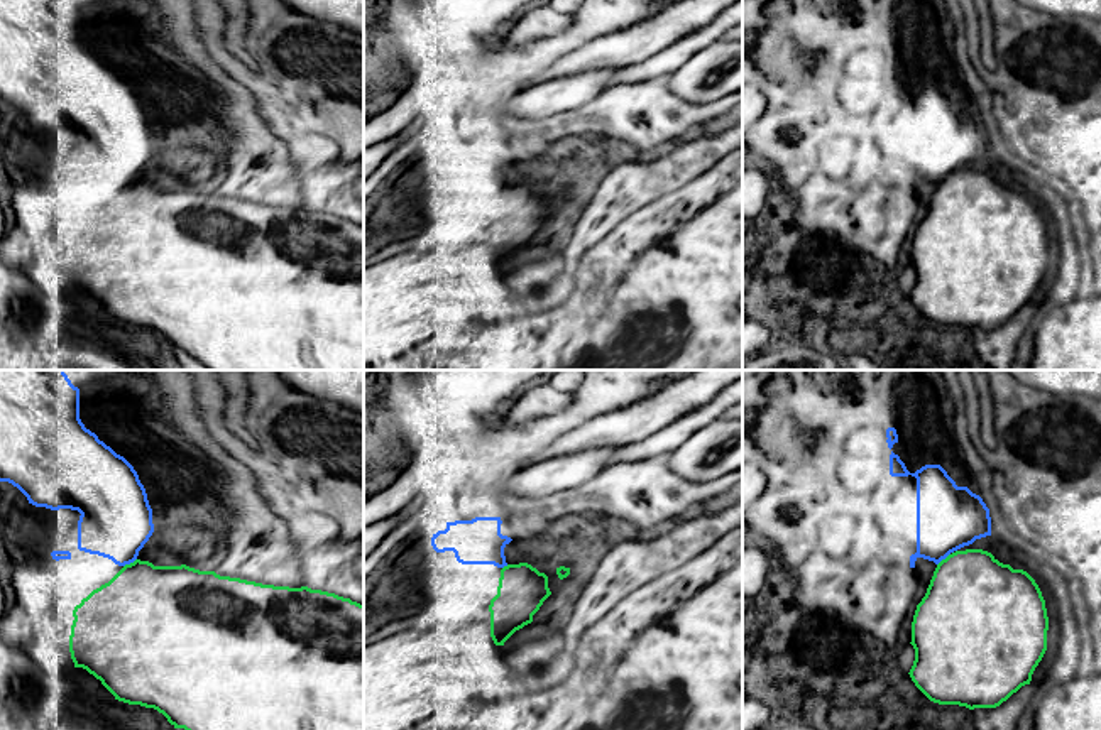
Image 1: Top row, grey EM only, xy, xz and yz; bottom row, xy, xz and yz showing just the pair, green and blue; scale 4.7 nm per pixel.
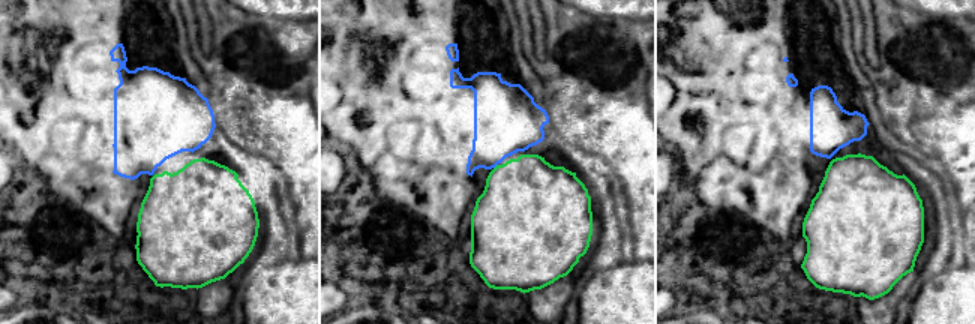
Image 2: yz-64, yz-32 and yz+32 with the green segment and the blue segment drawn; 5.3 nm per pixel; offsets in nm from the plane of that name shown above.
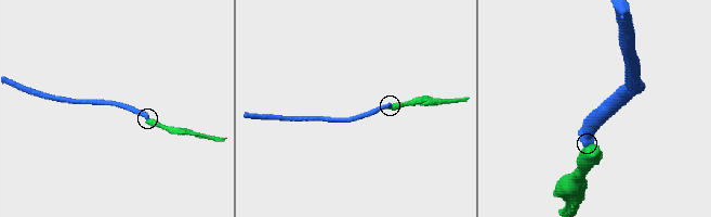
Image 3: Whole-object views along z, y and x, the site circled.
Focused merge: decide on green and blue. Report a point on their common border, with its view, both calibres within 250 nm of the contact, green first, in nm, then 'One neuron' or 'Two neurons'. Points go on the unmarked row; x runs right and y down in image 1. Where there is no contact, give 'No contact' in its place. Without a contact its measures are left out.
Touches green at xy (131, 185). Thickness 460 nm (green) against 340 nm. One neuron

